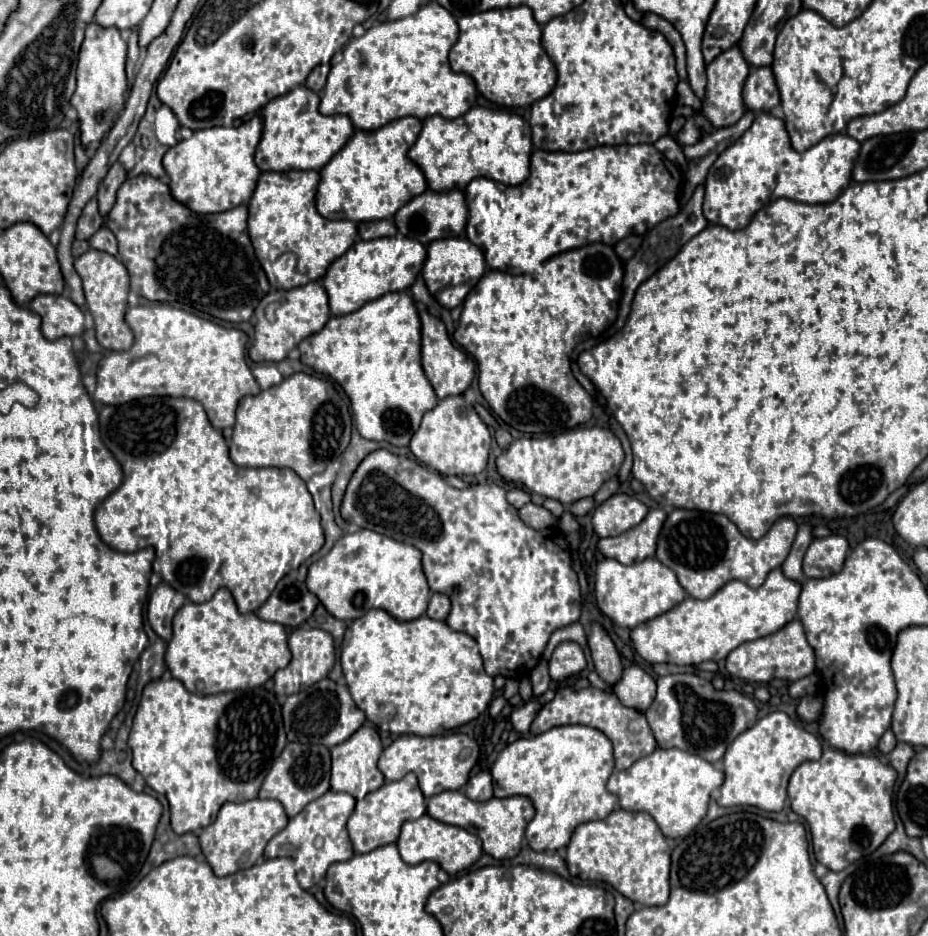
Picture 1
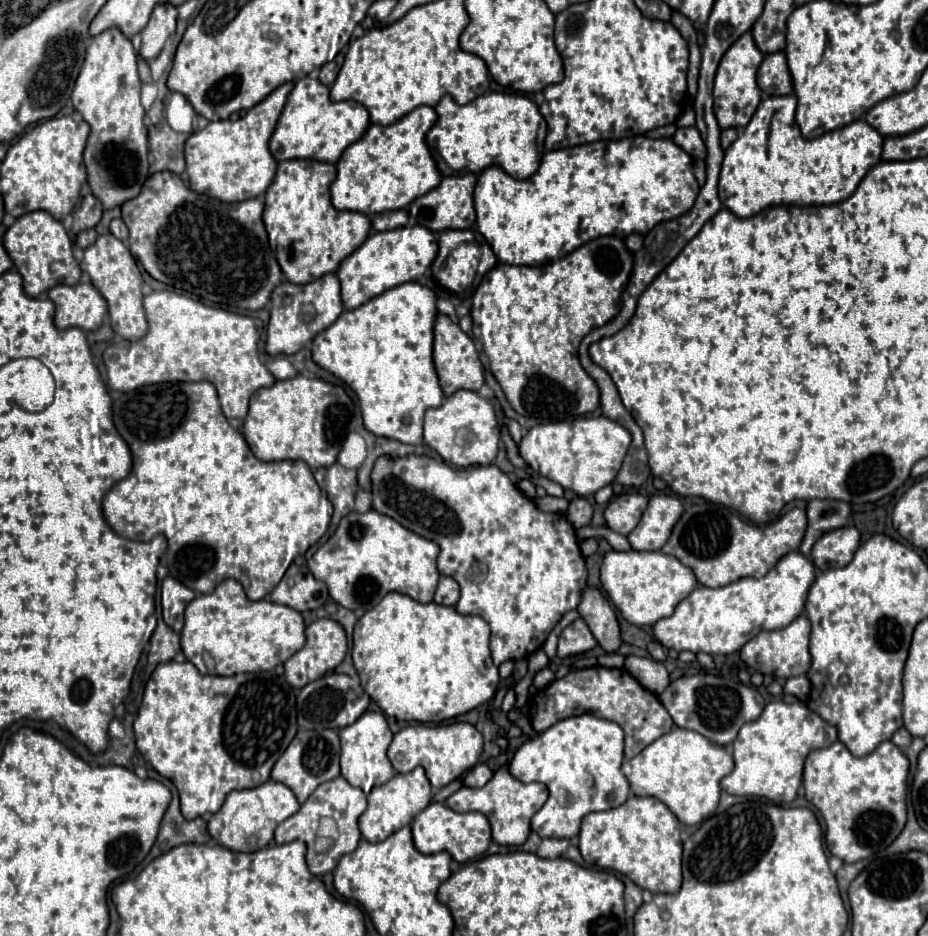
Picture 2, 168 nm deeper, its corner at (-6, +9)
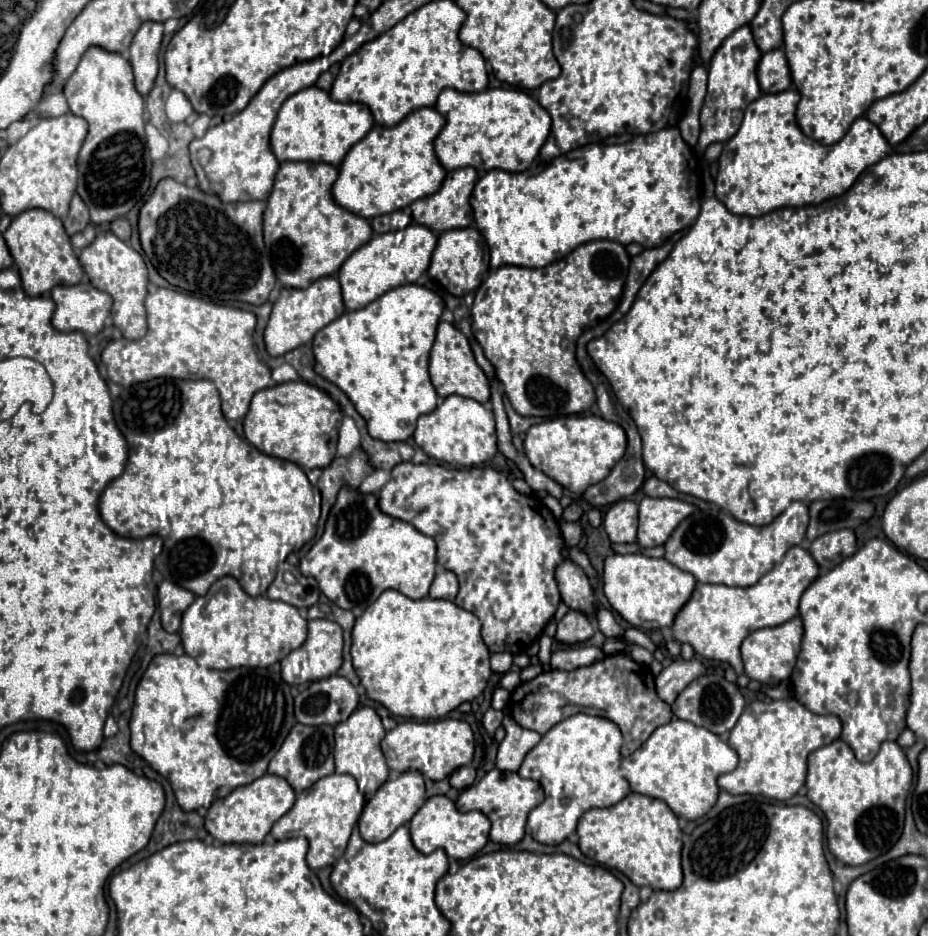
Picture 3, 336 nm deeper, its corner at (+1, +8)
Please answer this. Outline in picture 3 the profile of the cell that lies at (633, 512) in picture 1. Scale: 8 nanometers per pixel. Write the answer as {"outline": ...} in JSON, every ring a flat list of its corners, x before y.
{"outline":[[632,500,614,502,604,516,604,528,612,542,634,542,636,526,638,526,638,506]]}

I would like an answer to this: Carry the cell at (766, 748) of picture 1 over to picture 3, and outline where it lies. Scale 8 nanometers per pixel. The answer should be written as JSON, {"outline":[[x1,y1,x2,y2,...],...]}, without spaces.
{"outline":[[794,698,752,702,744,708,728,738,740,762,736,770,718,778,718,786,730,794,760,794,772,800,788,800,804,786,808,754,834,742,840,732,842,724,838,716,814,714]]}

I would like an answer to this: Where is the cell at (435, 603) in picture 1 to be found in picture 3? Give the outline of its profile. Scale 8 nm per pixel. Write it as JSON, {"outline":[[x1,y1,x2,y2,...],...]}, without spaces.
{"outline":[[438,570,432,586,430,586,430,596,432,598,442,598,442,600,454,600,458,594,458,580,456,574,450,570]]}

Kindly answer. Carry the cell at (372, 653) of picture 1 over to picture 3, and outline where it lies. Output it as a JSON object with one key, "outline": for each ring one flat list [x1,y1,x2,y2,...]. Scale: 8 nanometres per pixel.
{"outline":[[384,590,374,604,370,604,352,630,352,666,366,688,368,698,380,702,388,712,402,718,438,720,456,710,462,702,480,696,492,675,490,652,480,636,480,620,450,600,412,600,398,590]]}

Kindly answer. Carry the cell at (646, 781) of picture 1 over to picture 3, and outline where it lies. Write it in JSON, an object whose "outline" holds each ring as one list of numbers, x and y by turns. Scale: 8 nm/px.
{"outline":[[672,718,668,724,656,728,632,756,624,758,620,770,632,792,666,802,678,818,696,820,714,806,718,798,718,776,732,772,736,764,736,752,720,736,692,722]]}

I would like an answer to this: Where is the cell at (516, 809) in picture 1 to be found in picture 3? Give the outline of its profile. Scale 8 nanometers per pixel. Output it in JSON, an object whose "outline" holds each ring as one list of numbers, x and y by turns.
{"outline":[[490,770,480,782,472,784,470,788,462,790,458,800,456,800,456,810,458,812,470,812,470,810,480,810,486,814,492,822,490,830,490,840,496,844,506,844,514,846,522,840,524,830,526,830,526,818,532,808,536,808,544,800,544,790,540,788,538,782,534,780,524,780,516,772,508,770]]}

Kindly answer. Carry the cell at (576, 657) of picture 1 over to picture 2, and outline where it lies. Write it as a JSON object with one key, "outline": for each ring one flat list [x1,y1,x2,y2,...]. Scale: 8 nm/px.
{"outline":[[579,617,575,619,571,625,567,625,559,637,559,649,557,655,563,657,571,657,571,655,581,655,589,649,593,649,597,645,593,633,589,631,587,623]]}

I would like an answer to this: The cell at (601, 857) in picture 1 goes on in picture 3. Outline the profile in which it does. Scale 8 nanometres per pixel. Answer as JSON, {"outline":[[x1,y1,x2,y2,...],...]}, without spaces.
{"outline":[[630,792,610,808,594,808,582,814,576,834,580,838,578,846,586,858,592,858,612,870,620,870,636,886,676,890,682,884,682,830,676,814,662,800]]}

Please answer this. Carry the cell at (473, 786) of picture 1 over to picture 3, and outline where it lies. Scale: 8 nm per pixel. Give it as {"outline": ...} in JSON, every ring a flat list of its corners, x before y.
{"outline":[[462,766,456,772,452,772,452,776,450,776,450,784,456,790,464,790,464,788,472,786,474,780,476,780,476,768,474,766]]}

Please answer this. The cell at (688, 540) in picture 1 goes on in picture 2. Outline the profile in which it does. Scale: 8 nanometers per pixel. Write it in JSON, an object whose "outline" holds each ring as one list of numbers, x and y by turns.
{"outline":[[693,503,677,521,663,553,677,557,683,565,691,567,697,581,705,587,725,587,743,577,763,577,787,553,801,545,807,529,805,509,791,509,781,519,767,525,753,525,739,515,715,503]]}

